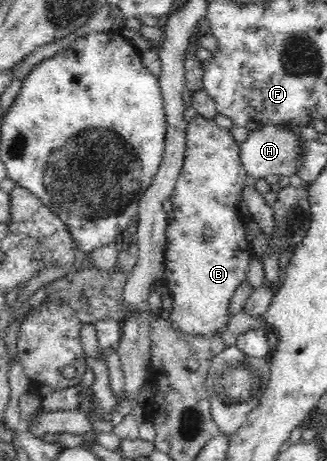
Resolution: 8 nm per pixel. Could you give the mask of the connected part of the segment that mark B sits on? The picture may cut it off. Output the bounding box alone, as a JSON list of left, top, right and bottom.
[161,115,254,336]

